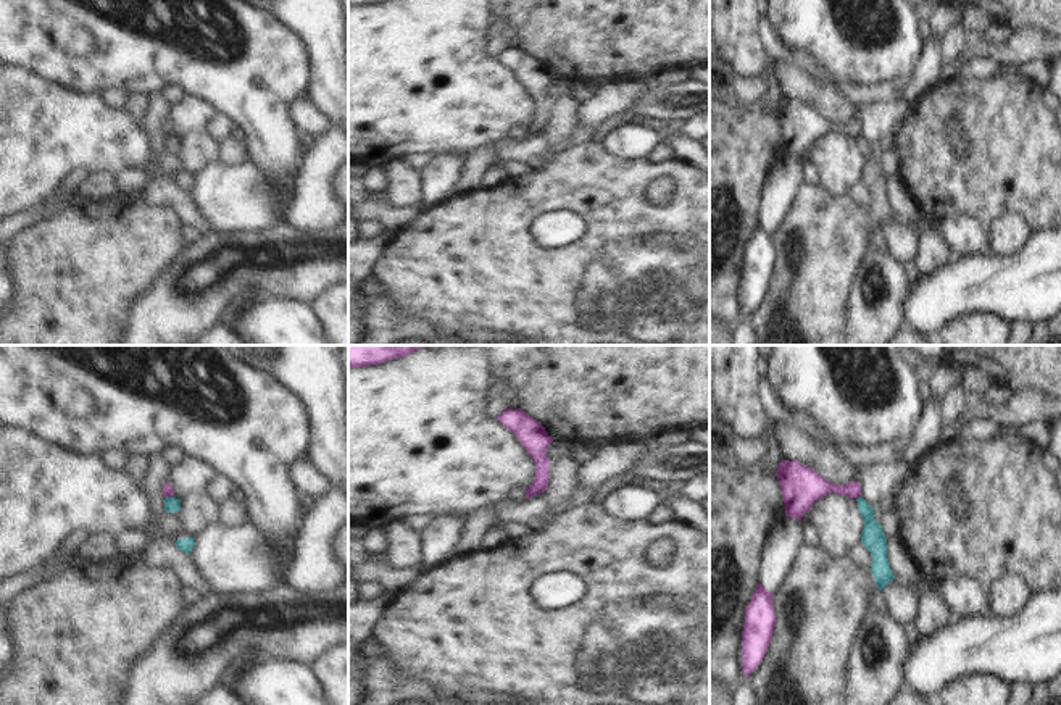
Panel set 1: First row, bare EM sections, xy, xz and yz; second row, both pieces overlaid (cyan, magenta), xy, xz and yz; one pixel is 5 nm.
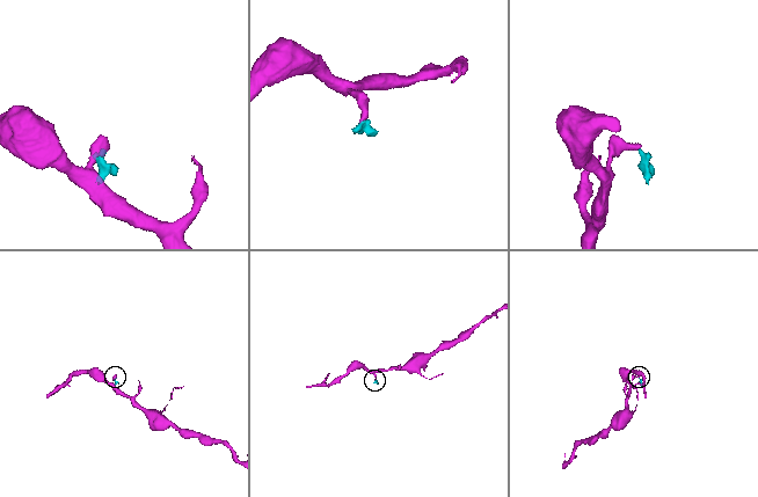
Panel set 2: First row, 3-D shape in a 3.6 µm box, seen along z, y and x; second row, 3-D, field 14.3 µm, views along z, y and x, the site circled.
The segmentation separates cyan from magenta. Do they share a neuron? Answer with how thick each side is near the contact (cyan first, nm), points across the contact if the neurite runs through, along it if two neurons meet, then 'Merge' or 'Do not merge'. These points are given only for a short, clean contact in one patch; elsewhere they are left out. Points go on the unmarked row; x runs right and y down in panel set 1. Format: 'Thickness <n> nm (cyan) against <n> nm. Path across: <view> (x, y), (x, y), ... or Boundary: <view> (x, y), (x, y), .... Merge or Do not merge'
Thickness 120 nm (cyan) against 150 nm. Boundary: yz (860, 134), (857, 137). Do not merge.

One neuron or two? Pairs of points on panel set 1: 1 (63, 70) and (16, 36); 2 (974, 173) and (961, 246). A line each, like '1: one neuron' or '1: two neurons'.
1: one neuron
2: two neurons

